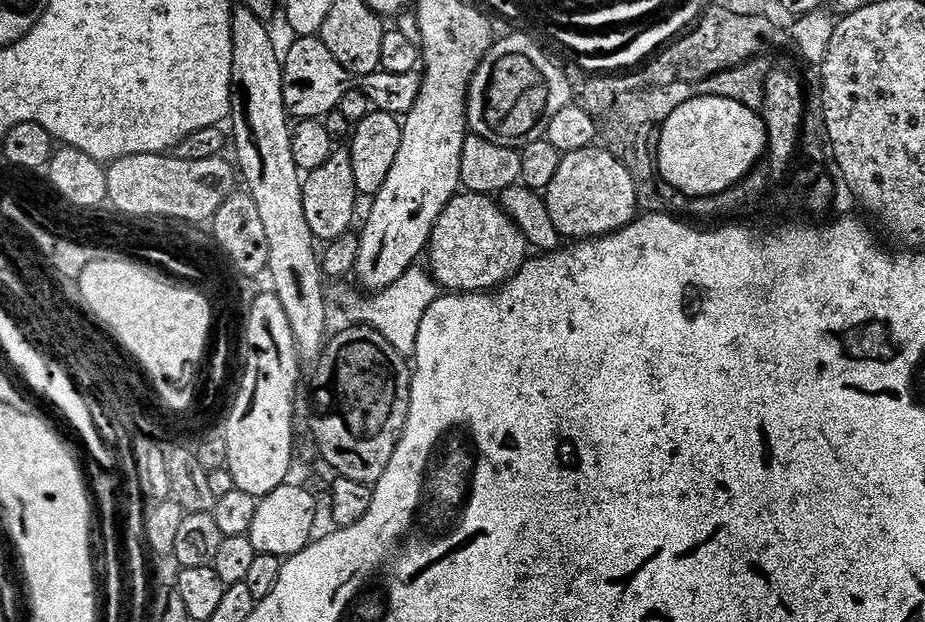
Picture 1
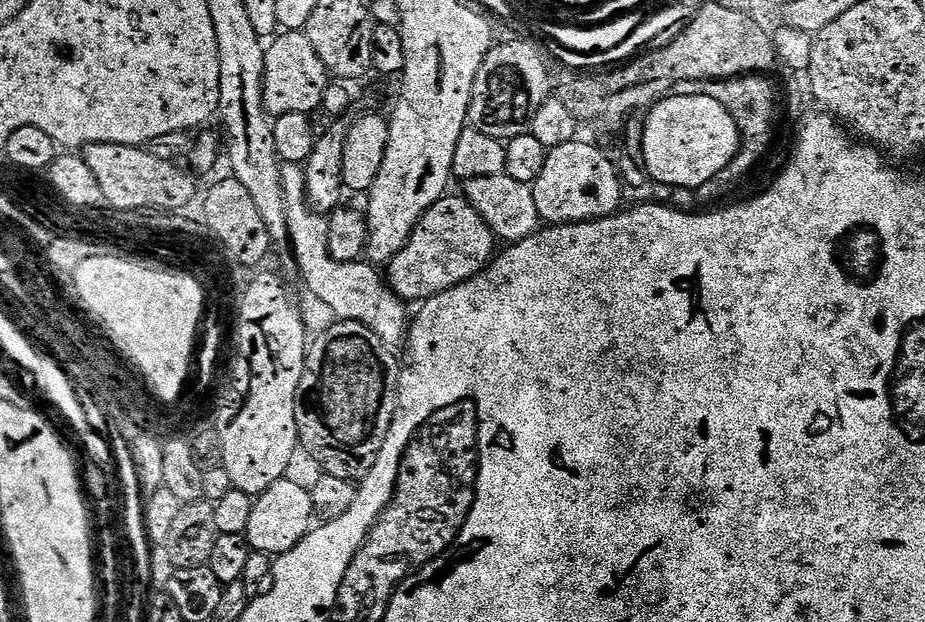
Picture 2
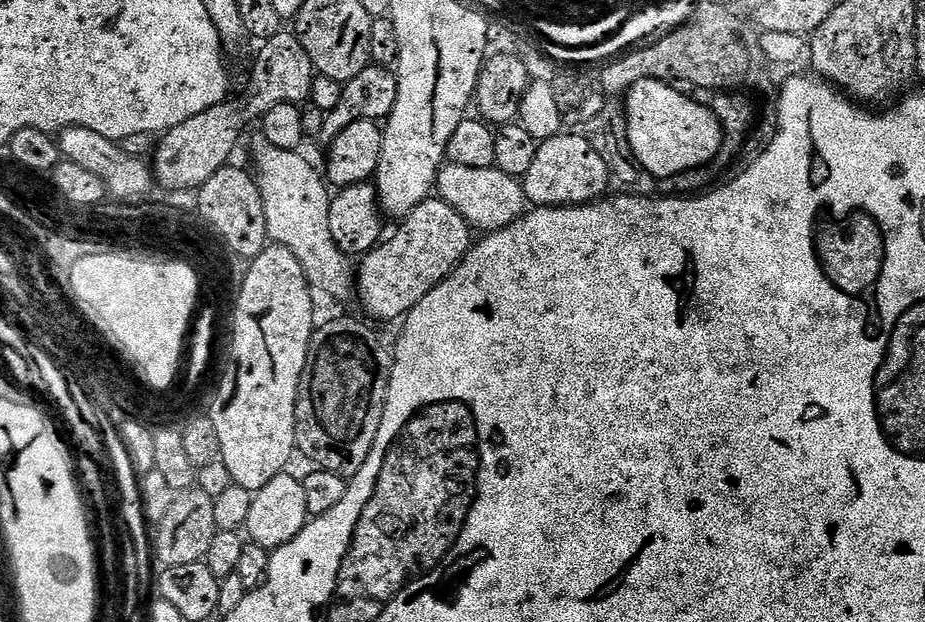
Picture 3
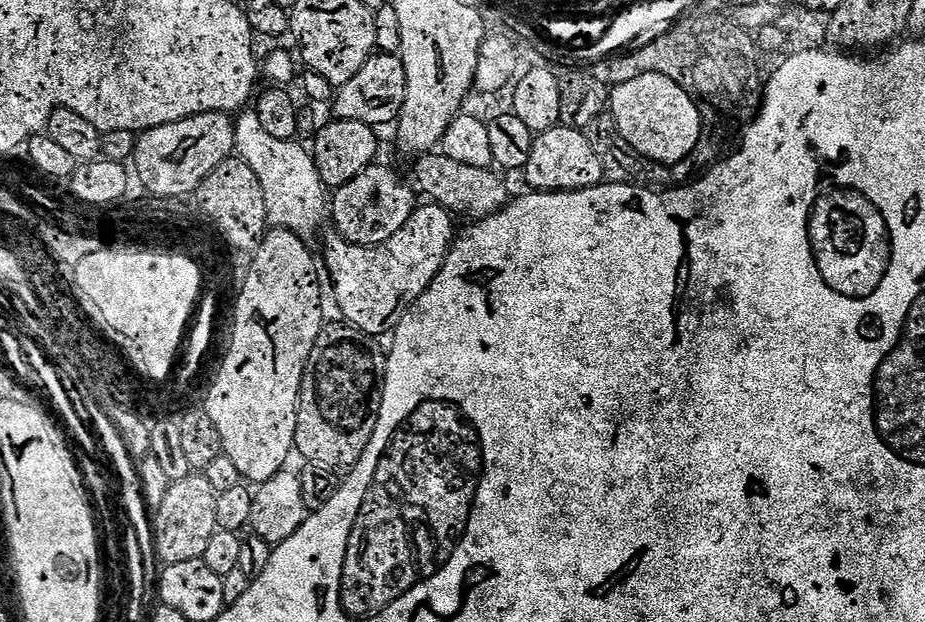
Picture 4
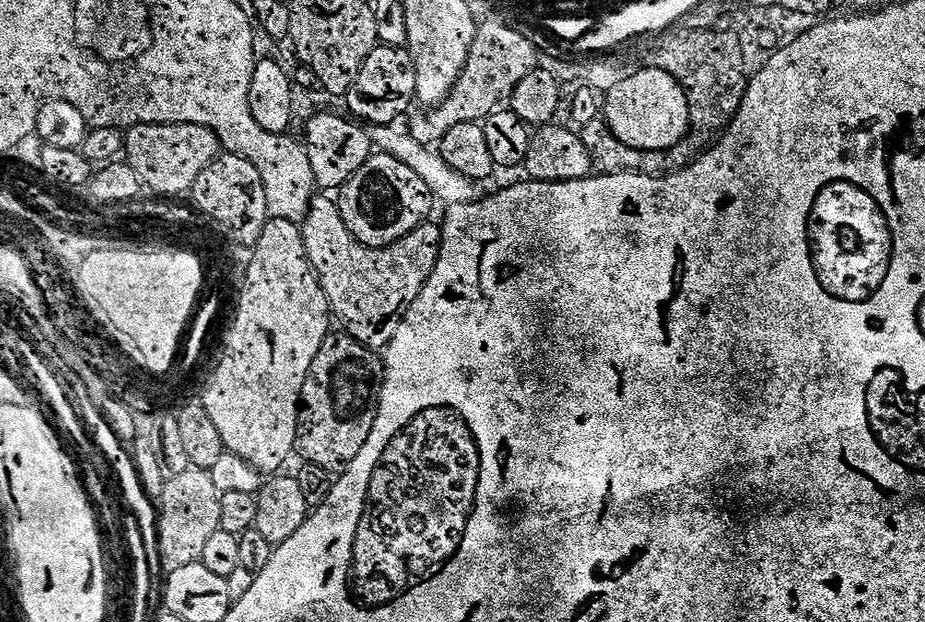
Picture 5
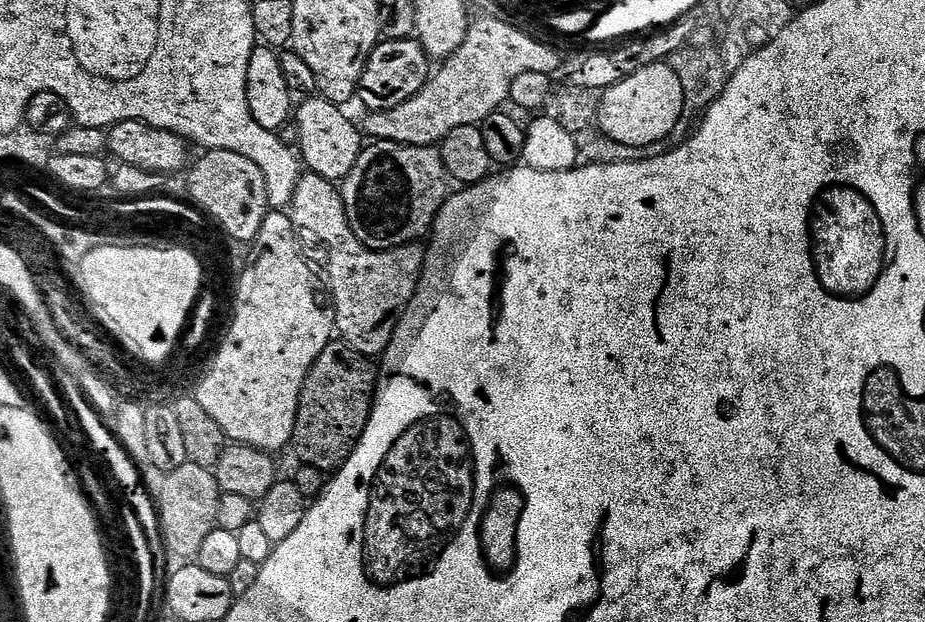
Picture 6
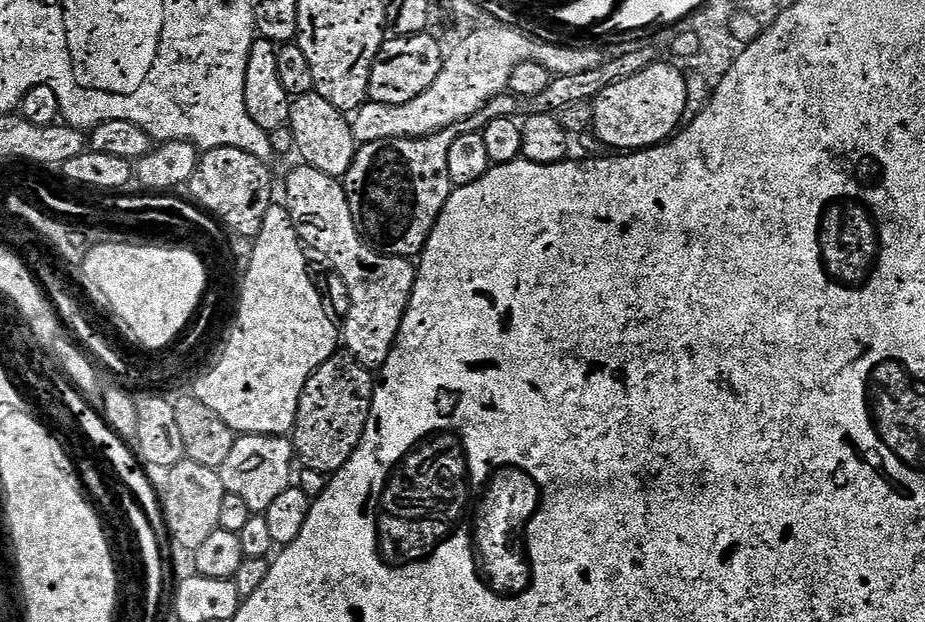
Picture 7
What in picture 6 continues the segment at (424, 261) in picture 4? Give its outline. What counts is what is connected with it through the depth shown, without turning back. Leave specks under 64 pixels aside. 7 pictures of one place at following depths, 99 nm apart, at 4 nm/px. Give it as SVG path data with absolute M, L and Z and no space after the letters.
M309 170L301 175L290 205L290 215L292 225L296 227L296 237L300 240L300 247L304 249L309 261L321 273L324 271L332 279L333 301L331 300L331 303L334 305L334 328L339 335L340 332L344 335L341 336L343 343L352 345L363 356L369 358L387 353L388 343L392 340L396 323L400 321L402 313L407 309L408 303L414 298L416 289L420 286L420 275L424 272L425 249L419 243L404 244L396 248L396 256L372 256L374 249L367 248L357 229L350 226L341 189L333 181Z

